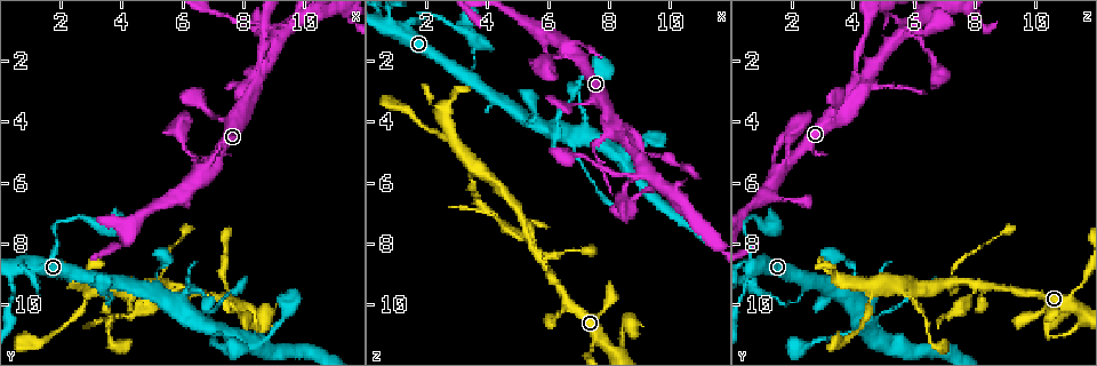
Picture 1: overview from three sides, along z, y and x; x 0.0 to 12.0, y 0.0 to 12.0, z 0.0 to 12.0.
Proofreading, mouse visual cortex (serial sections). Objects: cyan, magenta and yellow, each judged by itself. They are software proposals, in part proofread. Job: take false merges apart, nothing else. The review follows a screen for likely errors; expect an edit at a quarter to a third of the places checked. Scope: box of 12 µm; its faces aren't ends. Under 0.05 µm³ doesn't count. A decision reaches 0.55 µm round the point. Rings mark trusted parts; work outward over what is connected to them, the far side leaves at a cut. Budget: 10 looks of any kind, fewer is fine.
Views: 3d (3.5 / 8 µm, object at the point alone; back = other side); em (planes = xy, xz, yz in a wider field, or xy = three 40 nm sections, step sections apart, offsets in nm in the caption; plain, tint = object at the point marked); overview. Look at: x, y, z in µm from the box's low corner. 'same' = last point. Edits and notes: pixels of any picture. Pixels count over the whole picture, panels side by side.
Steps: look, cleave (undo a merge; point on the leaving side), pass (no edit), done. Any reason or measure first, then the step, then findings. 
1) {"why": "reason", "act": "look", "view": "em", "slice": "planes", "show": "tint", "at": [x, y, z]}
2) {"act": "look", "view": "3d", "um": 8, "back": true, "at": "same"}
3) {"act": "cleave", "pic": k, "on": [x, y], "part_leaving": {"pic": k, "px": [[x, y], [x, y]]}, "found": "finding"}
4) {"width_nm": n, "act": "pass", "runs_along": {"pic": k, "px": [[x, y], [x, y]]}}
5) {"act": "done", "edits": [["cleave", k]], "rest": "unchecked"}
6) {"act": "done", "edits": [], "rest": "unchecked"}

{"why": "side arm on a straight run", "act": "look", "view": "em", "slice": "xy", "step": 5, "show": "tint", "at": [3.7, 9.4, 5.5]}

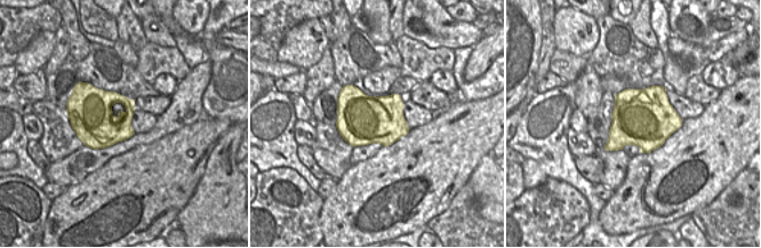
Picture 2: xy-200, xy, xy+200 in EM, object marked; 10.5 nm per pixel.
{"act": "look", "view": "3d", "um": 3.5, "back": true, "at": "same"}

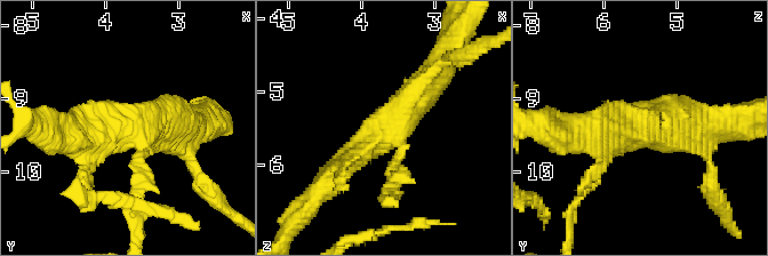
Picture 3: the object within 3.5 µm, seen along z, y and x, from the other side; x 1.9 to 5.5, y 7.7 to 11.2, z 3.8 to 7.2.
{"arm_widths_nm": [150, 300, 400], "act": "pass", "runs_along": {"pic": 3, "px": [[329, 177], [404, 119], [434, 78]]}, "found": "continuous, no second cell"}

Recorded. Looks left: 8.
{"why": "a narrow waist", "act": "look", "view": "3d", "um": 3.5, "at": [6.9, 5.5, 1.7]}

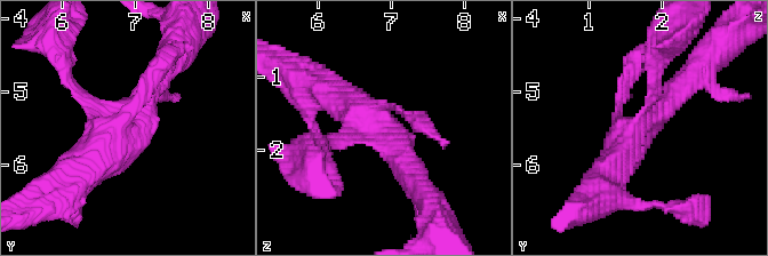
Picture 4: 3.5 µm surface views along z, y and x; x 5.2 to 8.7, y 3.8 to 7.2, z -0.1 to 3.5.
{"why": "need the tissue", "act": "look", "view": "em", "slice": "xy", "step": 2, "show": "tint", "at": [6.90, 5.50, 1.65]}

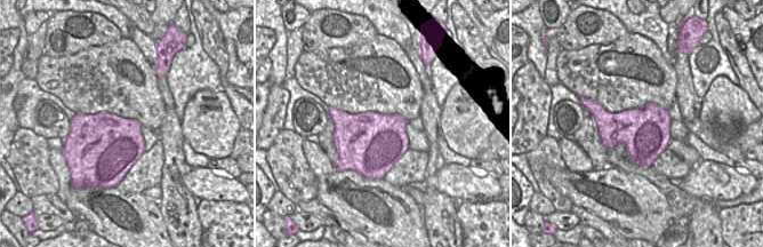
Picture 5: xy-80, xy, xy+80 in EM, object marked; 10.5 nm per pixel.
{"why": "another direction", "act": "look", "view": "em", "slice": "xy", "step": 1, "show": "tint", "at": "same"}

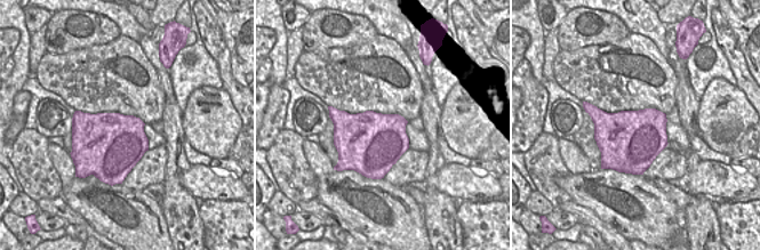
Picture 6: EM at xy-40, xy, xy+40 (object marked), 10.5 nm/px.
{"width_nm": 650, "act": "pass", "runs_along": {"pic": 4, "px": [[686, 78], [628, 137], [605, 180]]}, "found": "continuous, no second cell"}

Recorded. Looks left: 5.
{"why": "two arms in line, one across", "act": "look", "view": "3d", "um": 3.5, "at": [8.5, 2.7, 4.3]}

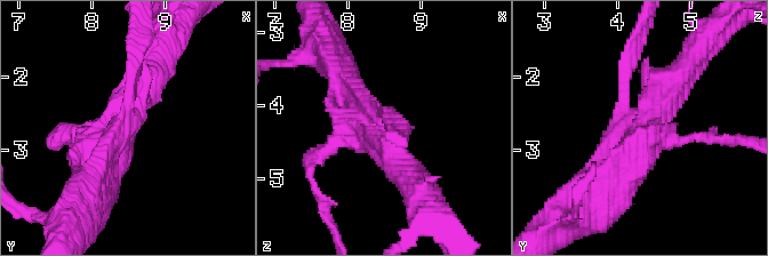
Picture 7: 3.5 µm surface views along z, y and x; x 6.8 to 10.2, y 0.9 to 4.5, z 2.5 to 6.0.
{"act": "look", "view": "em", "slice": "planes", "show": "tint", "at": [8.45, 2.70, 4.20]}

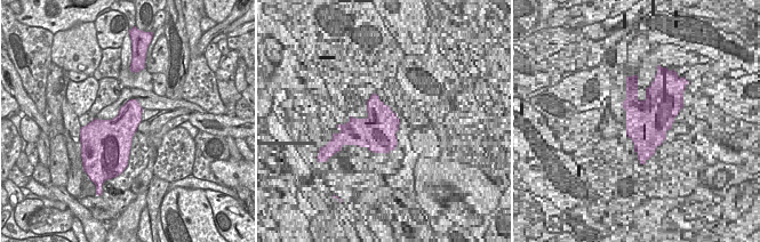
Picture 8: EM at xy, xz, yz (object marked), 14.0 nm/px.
{"act": "pass", "runs_along": {"pic": 7, "px": [[601, 196], [678, 76]]}, "found": "continuous, no second cell"}

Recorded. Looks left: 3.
{"why": "a narrow waist", "act": "look", "view": "3d", "um": 3.5, "at": [9.2, 1.1, 5.6]}

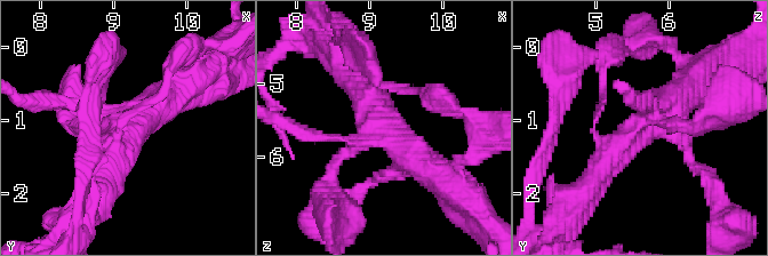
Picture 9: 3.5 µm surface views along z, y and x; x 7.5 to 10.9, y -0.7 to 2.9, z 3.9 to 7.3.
{"why": "shape alone is not enough", "act": "look", "view": "em", "slice": "xy", "step": 2, "show": "tint", "at": [9.25, 1.20, 5.55]}

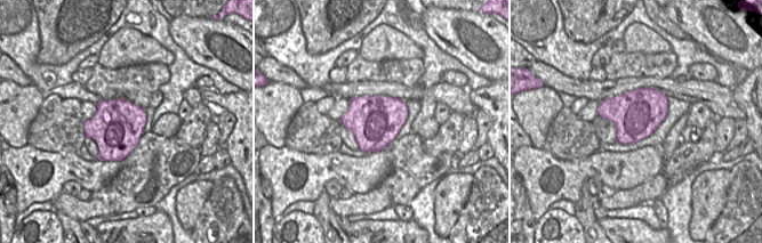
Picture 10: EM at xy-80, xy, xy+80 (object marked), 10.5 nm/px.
{"act": "pass", "runs_along": {"pic": 9, "px": [[591, 182], [685, 87]]}, "found": "all the same cell"}

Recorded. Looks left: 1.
{"act": "done", "edits": [], "rest": "unchecked"}

